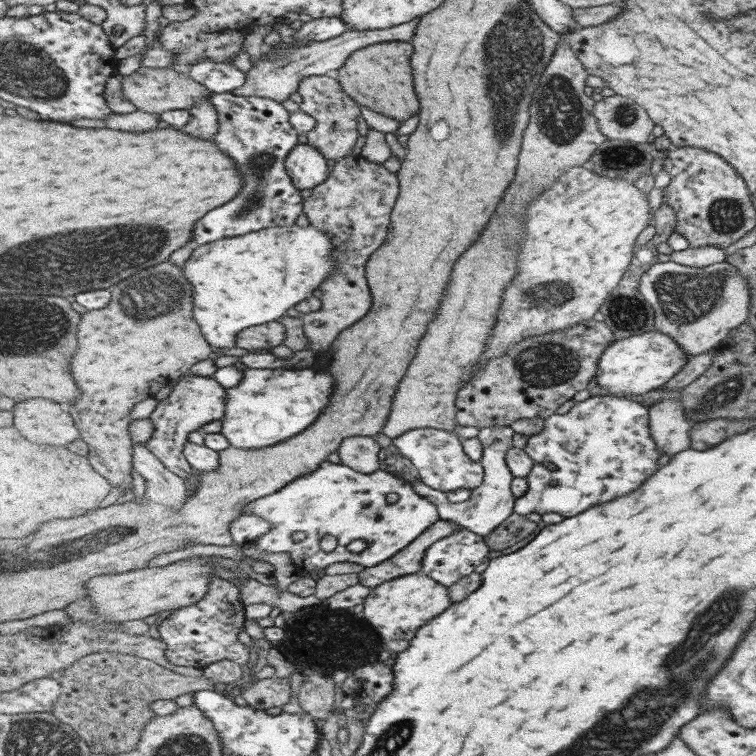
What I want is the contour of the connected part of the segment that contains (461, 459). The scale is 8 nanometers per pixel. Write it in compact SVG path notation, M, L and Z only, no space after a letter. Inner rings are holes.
M437 428L411 430L400 438L393 440L399 455L411 460L412 470L427 486L435 490L451 492L457 489L476 489L484 484L484 466L472 459L464 449L464 441L455 432Z

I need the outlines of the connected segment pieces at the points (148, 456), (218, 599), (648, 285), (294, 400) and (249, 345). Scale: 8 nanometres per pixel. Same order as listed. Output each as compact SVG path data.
M135 443L133 466L145 480L146 498L175 507L177 511L185 505L189 499L188 483L169 470L146 443Z
M213 576L209 594L185 608L170 612L156 628L156 633L168 645L167 659L178 666L208 669L215 662L233 661L248 666L252 664L254 652L249 643L241 644L239 634L246 626L246 607L241 602L241 591L223 578Z
M672 260L658 262L647 267L640 284L640 292L653 306L656 314L655 331L663 331L677 339L683 349L687 351L689 358L706 353L716 348L724 337L728 336L729 330L744 324L749 315L750 288L741 273L737 273L737 267L725 263L725 261L706 266L705 268L693 268L683 266Z
M307 366L301 370L285 368L277 368L277 370L273 370L273 368L252 369L249 367L246 369L239 367L239 369L243 369L245 380L235 388L227 388L227 412L222 418L223 430L221 433L229 439L233 447L265 448L275 444L275 442L287 440L291 436L297 436L299 432L309 428L319 418L319 414L329 404L329 396L333 392L333 378L327 374L329 368L315 370L315 368Z
M269 322L265 326L253 326L249 330L241 330L237 336L237 347L254 352L261 348L275 348L287 340L287 327L277 322Z

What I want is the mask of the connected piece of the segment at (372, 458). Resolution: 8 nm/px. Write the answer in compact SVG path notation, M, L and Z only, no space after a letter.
M369 436L344 440L338 453L345 466L363 474L373 474L381 470L381 462L387 458L386 451L381 444L376 438Z

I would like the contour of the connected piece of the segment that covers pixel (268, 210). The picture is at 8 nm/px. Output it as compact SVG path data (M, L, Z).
M212 92L211 101L220 115L220 129L215 142L239 166L242 190L227 206L221 206L197 222L197 230L189 247L195 249L223 238L243 236L279 226L295 226L304 213L304 199L287 170L287 158L299 142L297 130L289 122L289 114L281 102L261 96L237 96Z

